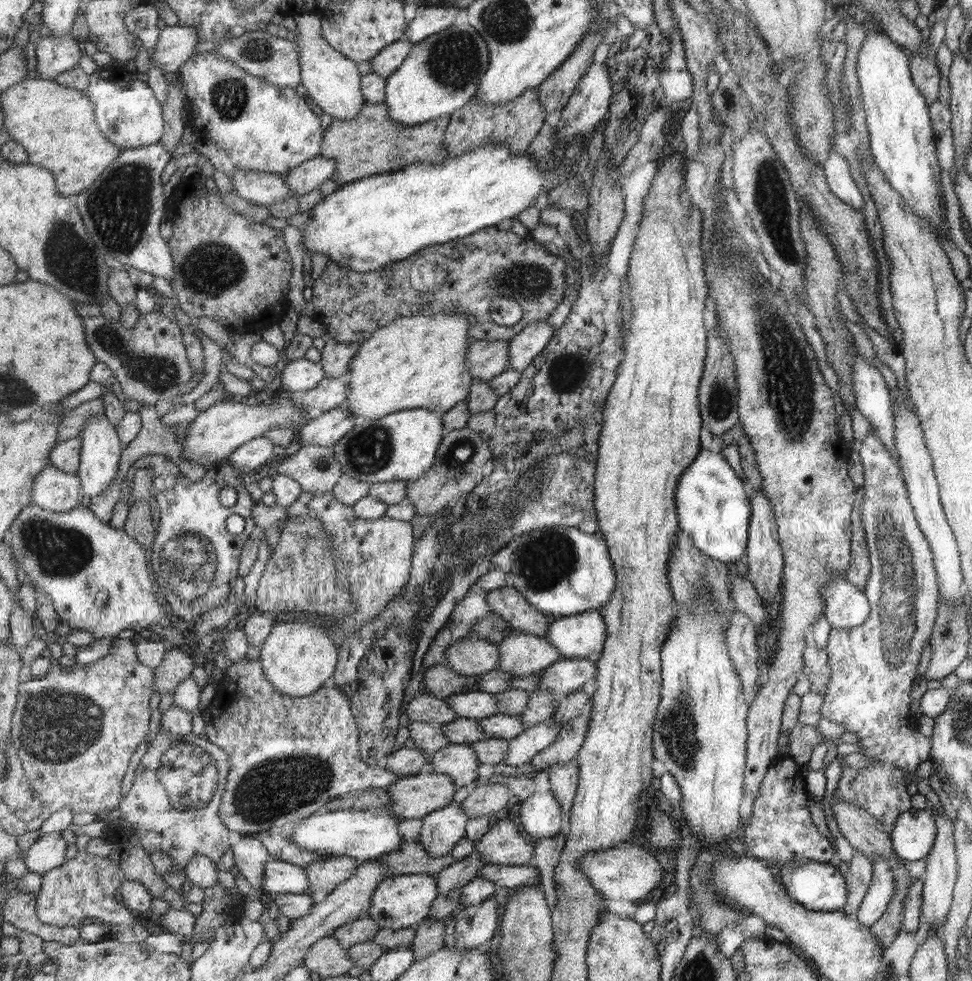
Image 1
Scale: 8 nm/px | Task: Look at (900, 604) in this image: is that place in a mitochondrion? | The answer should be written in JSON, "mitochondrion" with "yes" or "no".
{"mitochondrion":"yes"}

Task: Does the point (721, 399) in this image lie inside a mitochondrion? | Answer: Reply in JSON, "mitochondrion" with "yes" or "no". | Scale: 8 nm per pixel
{"mitochondrion":"yes"}

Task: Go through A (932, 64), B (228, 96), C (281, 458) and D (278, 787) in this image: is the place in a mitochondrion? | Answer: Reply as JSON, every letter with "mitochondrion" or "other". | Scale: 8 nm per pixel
{"A":"other","B":"mitochondrion","C":"other","D":"mitochondrion"}

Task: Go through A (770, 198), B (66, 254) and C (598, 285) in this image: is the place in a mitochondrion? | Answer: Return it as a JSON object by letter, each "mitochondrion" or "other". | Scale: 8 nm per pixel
{"A":"mitochondrion","B":"mitochondrion","C":"other"}

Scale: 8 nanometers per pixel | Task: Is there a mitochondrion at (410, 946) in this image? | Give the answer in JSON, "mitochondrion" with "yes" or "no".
{"mitochondrion":"no"}

